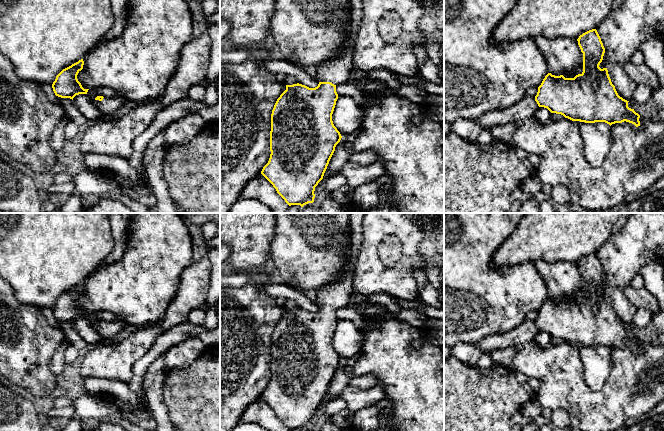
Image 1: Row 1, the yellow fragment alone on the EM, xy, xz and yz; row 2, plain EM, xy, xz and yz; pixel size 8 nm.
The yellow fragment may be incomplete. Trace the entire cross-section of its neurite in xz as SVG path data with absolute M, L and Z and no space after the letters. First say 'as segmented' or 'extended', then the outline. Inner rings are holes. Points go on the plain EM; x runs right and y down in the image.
extended; M350 213L350 250L345 261L345 273L334 282L317 290L319 308L309 312L302 308L286 309L271 338L270 382L261 398L277 417L291 429L303 431L313 427L315 411L323 403L336 369L342 360L332 345L338 323L336 310L348 306L352 292L353 273L362 243L362 220L365 213Z

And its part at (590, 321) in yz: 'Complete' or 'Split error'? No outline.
Split error

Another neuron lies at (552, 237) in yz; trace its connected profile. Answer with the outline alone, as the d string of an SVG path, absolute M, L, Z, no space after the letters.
M524 213L516 229L504 240L493 255L491 266L506 269L523 263L543 260L547 263L567 261L578 263L583 257L596 253L610 238L613 225L621 213Z

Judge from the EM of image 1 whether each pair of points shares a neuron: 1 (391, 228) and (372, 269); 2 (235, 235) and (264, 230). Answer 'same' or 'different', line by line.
1: same
2: same

